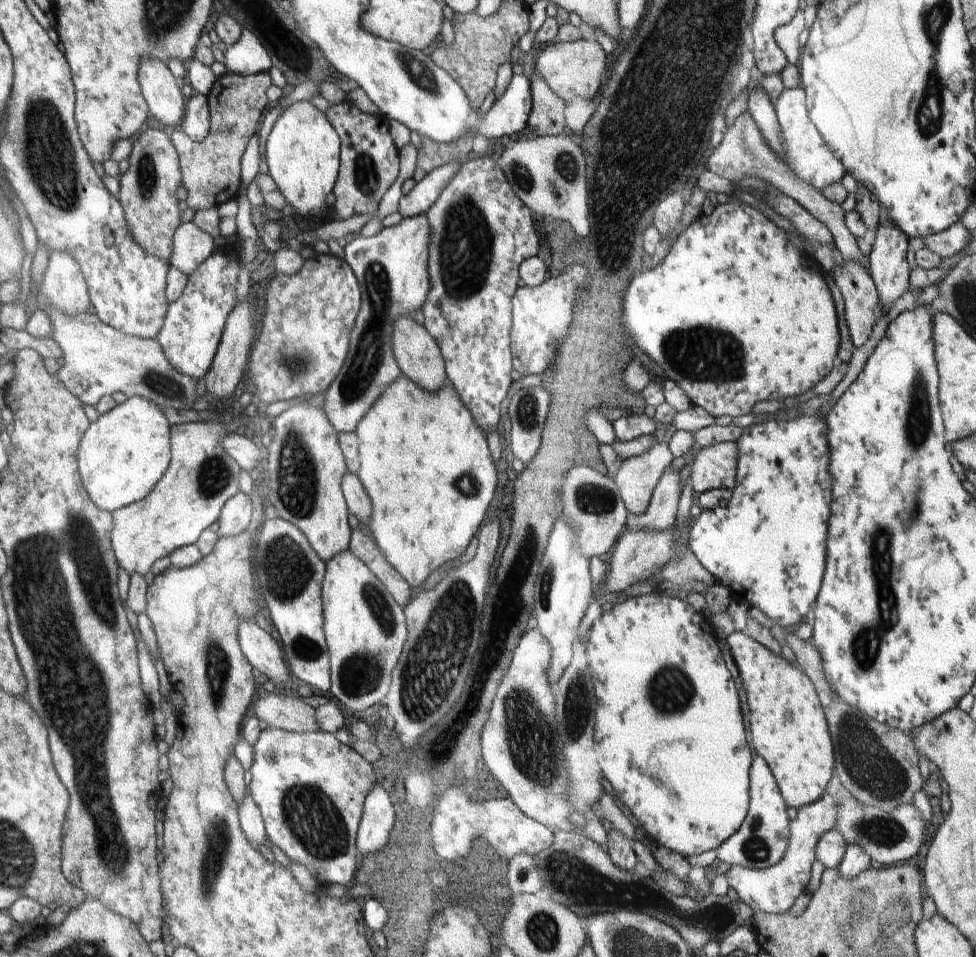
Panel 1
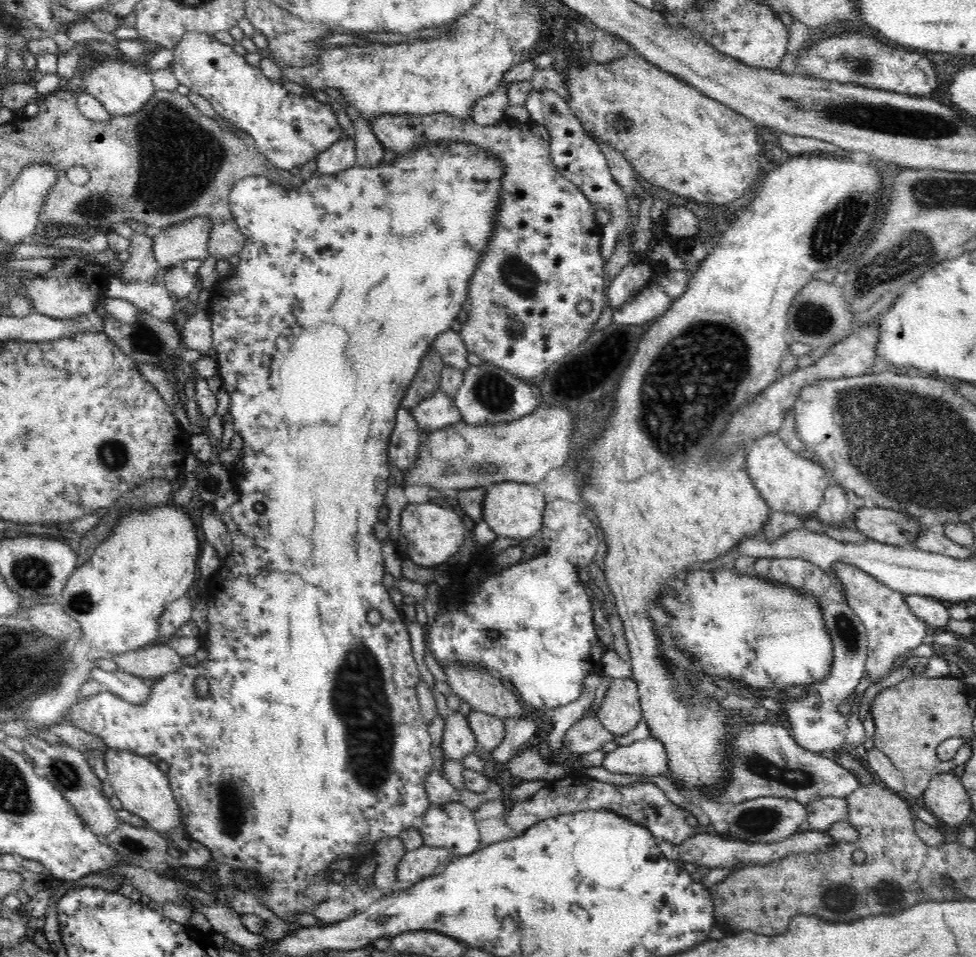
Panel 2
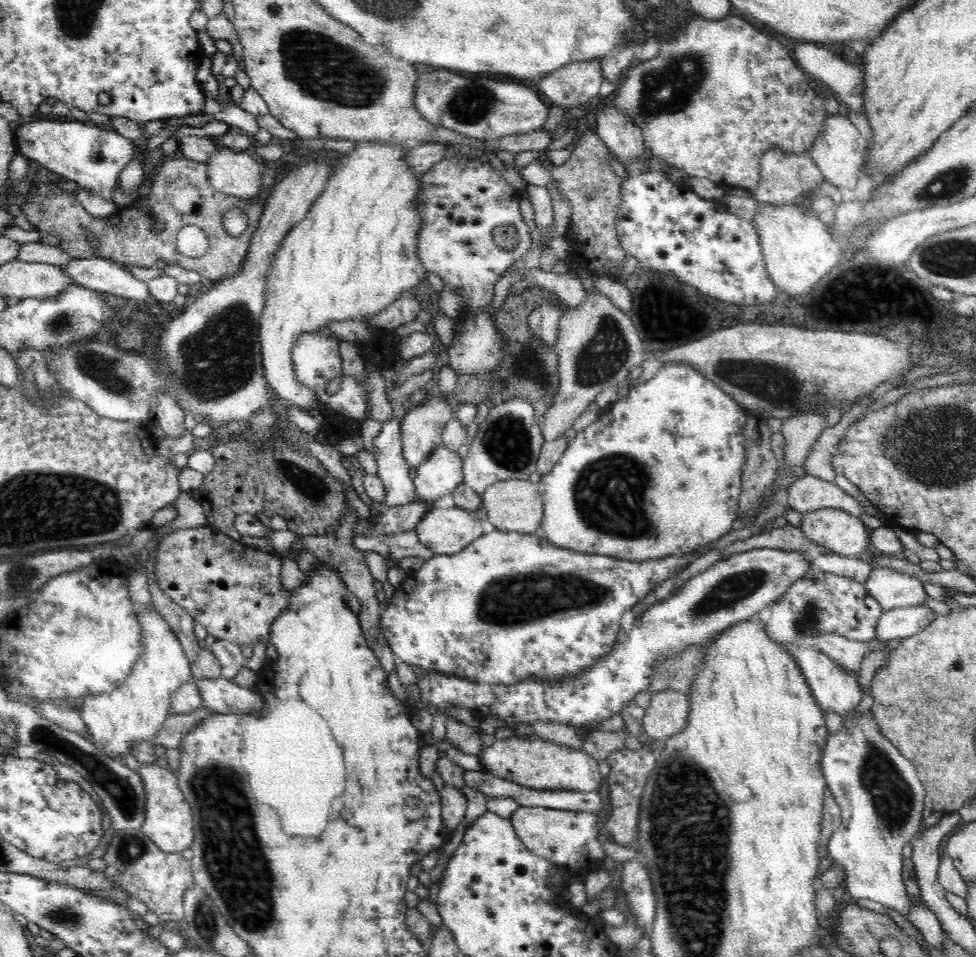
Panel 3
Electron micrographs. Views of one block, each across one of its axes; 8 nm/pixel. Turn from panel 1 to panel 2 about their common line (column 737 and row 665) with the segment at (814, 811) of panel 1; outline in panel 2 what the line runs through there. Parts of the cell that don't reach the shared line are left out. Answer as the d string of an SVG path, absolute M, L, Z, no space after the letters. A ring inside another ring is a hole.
M842 561L835 562L832 568L844 586L848 605L860 617L864 628L868 631L865 670L870 684L878 683L890 674L895 660L900 655L922 644L926 636L927 624L909 609L901 592L896 592L876 578L869 576L864 569Z

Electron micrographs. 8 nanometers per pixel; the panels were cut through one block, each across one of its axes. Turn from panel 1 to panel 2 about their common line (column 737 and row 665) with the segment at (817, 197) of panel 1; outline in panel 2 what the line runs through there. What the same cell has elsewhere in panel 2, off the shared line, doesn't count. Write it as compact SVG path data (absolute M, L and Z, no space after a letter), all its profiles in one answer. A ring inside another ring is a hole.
M150 644L138 650L113 653L108 658L114 661L120 670L143 679L157 679L170 672L176 672L176 669L184 665L183 658L168 644Z

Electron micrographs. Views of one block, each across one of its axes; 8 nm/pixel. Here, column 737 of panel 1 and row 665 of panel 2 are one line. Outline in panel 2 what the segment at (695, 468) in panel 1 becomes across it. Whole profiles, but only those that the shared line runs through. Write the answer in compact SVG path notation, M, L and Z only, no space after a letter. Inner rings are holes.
M450 663L444 669L452 692L460 700L468 702L473 711L492 714L504 722L510 717L521 719L530 712L530 707L523 704L516 694L502 683L500 679L496 678L496 675L492 675L488 669L483 668L481 671L478 671L478 669L472 669L468 665L458 665L458 663Z

